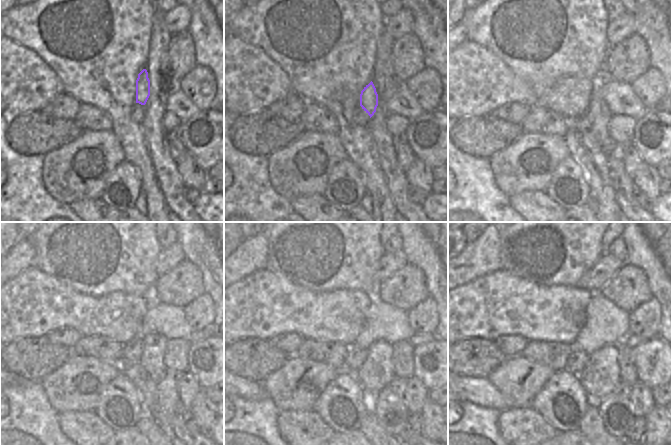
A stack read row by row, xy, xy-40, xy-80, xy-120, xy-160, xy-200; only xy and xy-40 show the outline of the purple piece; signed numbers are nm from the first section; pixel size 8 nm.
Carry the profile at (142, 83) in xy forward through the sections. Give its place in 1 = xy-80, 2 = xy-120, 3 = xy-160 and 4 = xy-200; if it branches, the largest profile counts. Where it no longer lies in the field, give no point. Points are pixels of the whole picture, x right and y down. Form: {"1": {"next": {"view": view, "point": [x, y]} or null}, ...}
{"1": {"next": {"view": "xy-80", "point": [600, 114]}}, "2": {"next": {"view": "xy-120", "point": [152, 360]}}, "3": {"next": {"view": "xy-160", "point": [377, 371]}}, "4": {"next": {"view": "xy-200", "point": [600, 377]}}}

